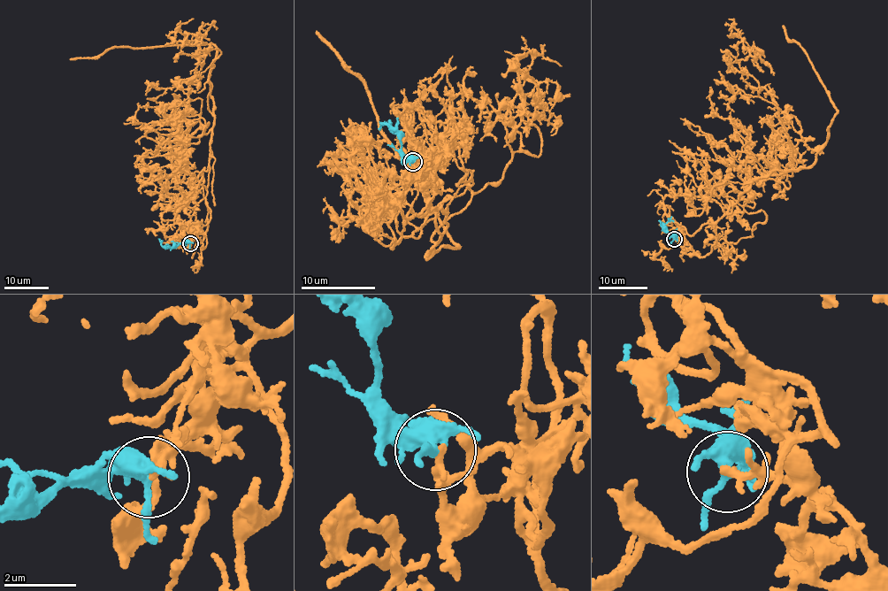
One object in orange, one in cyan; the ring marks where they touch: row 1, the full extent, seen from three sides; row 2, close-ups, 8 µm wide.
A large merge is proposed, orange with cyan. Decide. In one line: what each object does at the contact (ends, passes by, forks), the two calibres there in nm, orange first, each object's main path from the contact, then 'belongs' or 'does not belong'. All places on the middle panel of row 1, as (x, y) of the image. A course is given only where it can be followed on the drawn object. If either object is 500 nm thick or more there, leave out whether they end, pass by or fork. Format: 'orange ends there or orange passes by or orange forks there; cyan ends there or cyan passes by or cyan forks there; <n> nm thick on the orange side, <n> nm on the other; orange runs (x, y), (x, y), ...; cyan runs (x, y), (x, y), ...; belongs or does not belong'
orange ends there; cyan forks there; 200 nm thick on the orange side, 320 nm on the other; orange runs (414, 163), (440, 191), (429, 209), (447, 211), (428, 258), (459, 246), (380, 128), (361, 75), (315, 32); cyan runs (412, 162), (402, 153), (401, 141), (378, 120); belongs

